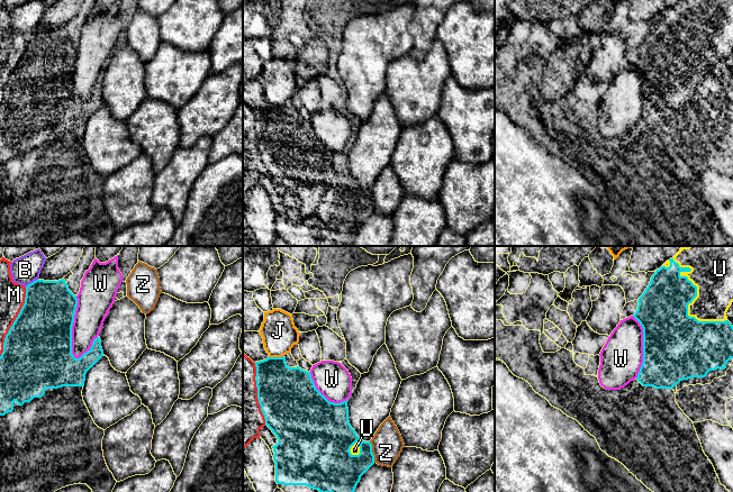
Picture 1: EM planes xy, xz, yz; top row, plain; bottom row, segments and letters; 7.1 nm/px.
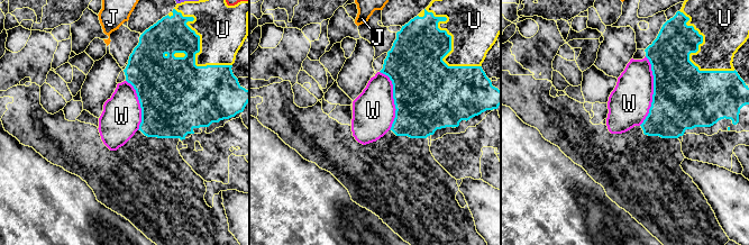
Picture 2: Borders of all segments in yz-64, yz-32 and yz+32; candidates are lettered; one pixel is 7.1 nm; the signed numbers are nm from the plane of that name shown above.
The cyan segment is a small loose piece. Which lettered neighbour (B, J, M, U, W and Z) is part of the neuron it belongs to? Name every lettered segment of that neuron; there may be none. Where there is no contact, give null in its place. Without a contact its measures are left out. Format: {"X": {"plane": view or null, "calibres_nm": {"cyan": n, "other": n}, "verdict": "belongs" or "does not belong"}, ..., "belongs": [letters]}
{"B": {"plane": "xy", "calibres_nm": {"cyan": 380, "other": 200}, "verdict": "does not belong"}, "J": {"plane": "xz", "calibres_nm": {"cyan": 360, "other": 240}, "verdict": "does not belong"}, "M": {"plane": "xy", "calibres_nm": {"cyan": 480, "other": 180}, "verdict": "does not belong"}, "U": {"plane": "yz", "calibres_nm": {"cyan": 360, "other": 300}, "verdict": "belongs"}, "W": {"plane": "xy", "calibres_nm": {"cyan": 460, "other": 240}, "verdict": "does not belong"}, "Z": {"plane": "xz", "calibres_nm": {"cyan": 280, "other": 220}, "verdict": "does not belong"}, "belongs": ["U"]}

